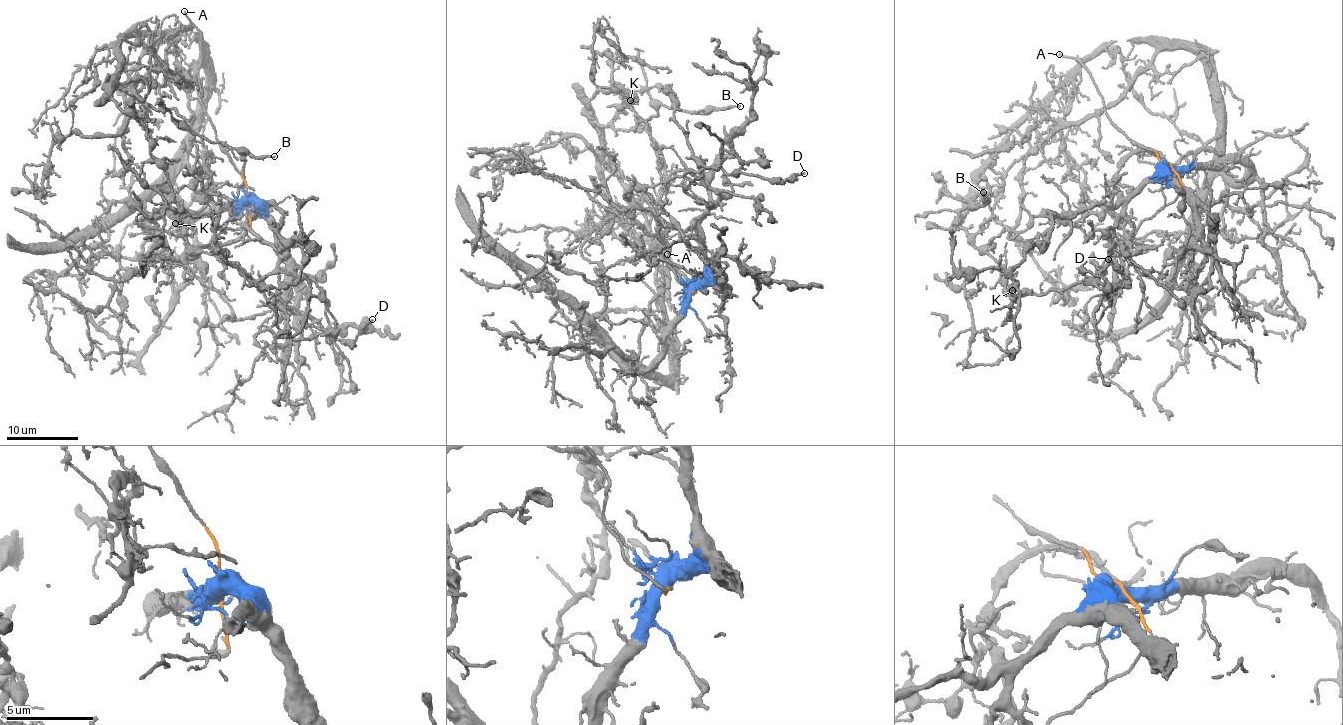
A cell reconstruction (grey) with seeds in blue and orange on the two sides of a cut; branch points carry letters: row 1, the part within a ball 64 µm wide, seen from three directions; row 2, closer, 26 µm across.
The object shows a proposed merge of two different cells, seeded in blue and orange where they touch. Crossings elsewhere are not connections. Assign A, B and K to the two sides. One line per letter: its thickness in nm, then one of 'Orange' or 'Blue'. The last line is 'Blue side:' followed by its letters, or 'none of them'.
A: Thickness 150 nm. Orange
B: Thickness 110 nm. Blue
K: Thickness 140 nm. Blue
Blue side: B, K

